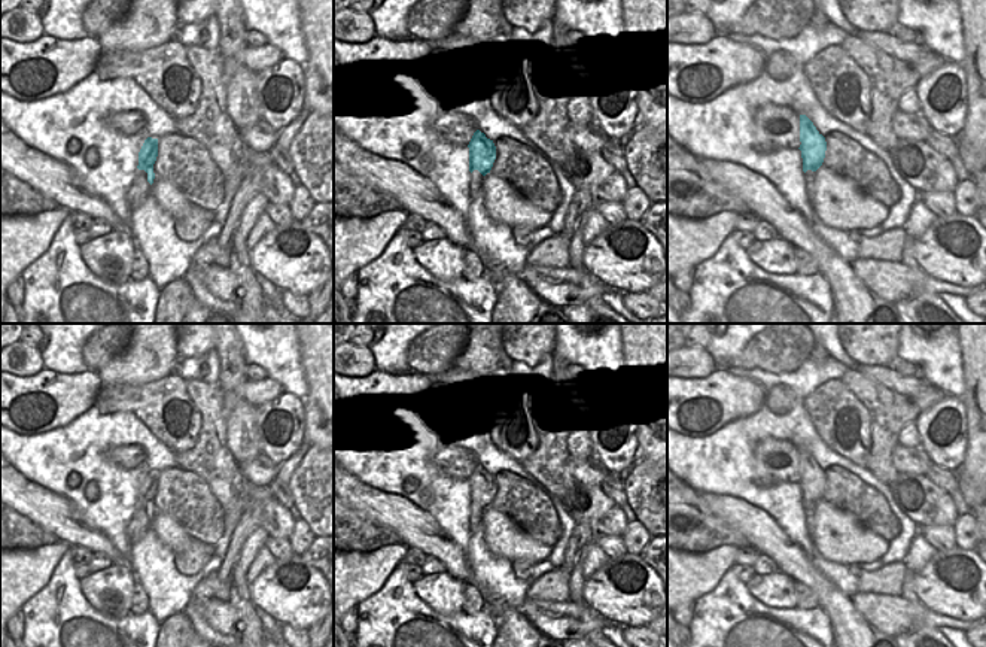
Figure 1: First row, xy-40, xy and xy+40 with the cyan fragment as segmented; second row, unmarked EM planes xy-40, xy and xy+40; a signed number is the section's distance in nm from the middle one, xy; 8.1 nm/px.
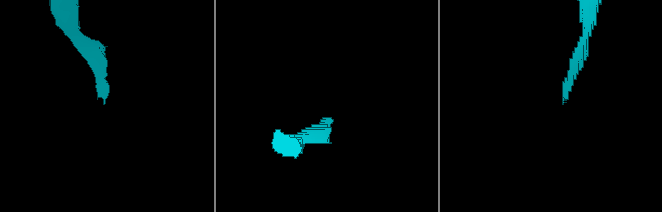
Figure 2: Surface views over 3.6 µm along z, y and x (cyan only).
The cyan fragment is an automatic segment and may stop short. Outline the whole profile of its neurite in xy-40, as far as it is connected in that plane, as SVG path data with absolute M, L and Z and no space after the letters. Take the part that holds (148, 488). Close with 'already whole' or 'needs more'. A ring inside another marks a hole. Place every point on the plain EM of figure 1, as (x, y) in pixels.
M147 471L139 486L139 499L136 511L127 526L127 535L131 544L136 544L150 528L155 513L153 498L158 490L158 473Z; needs more

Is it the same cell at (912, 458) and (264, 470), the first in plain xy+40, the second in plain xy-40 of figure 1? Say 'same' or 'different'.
same

